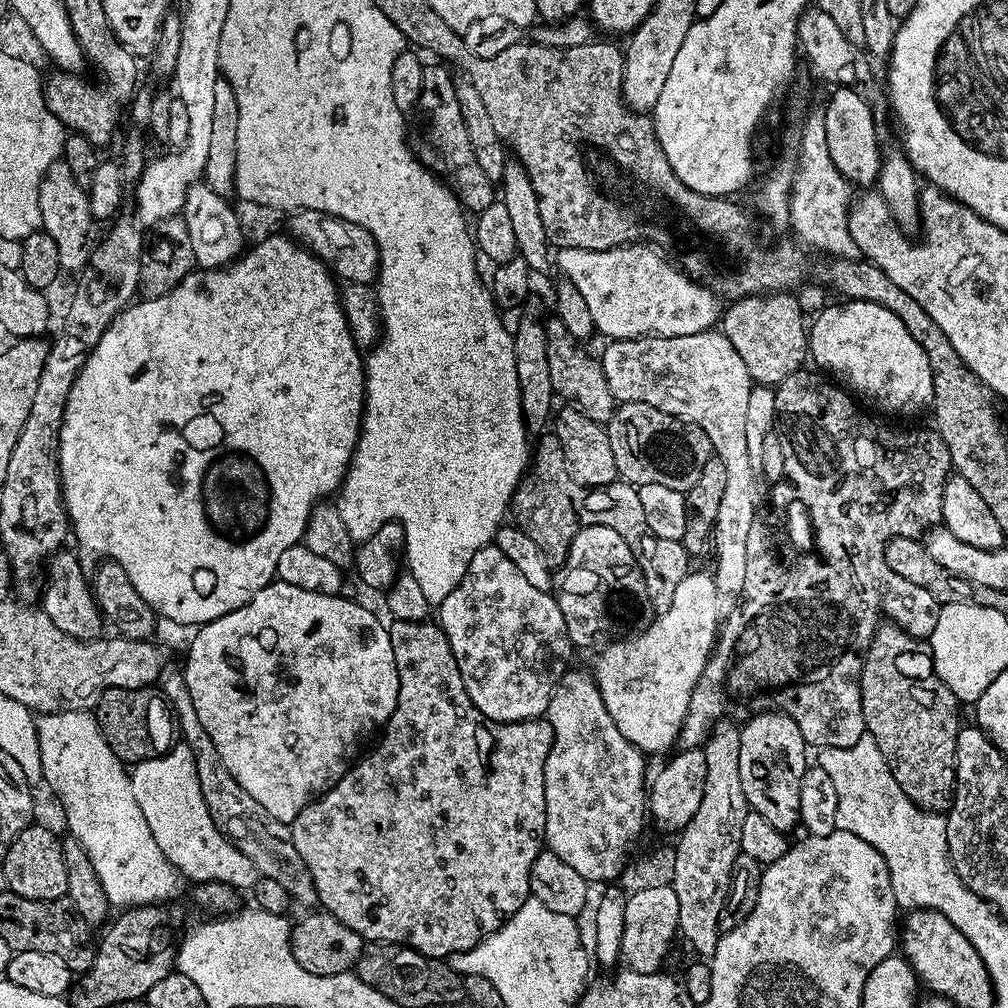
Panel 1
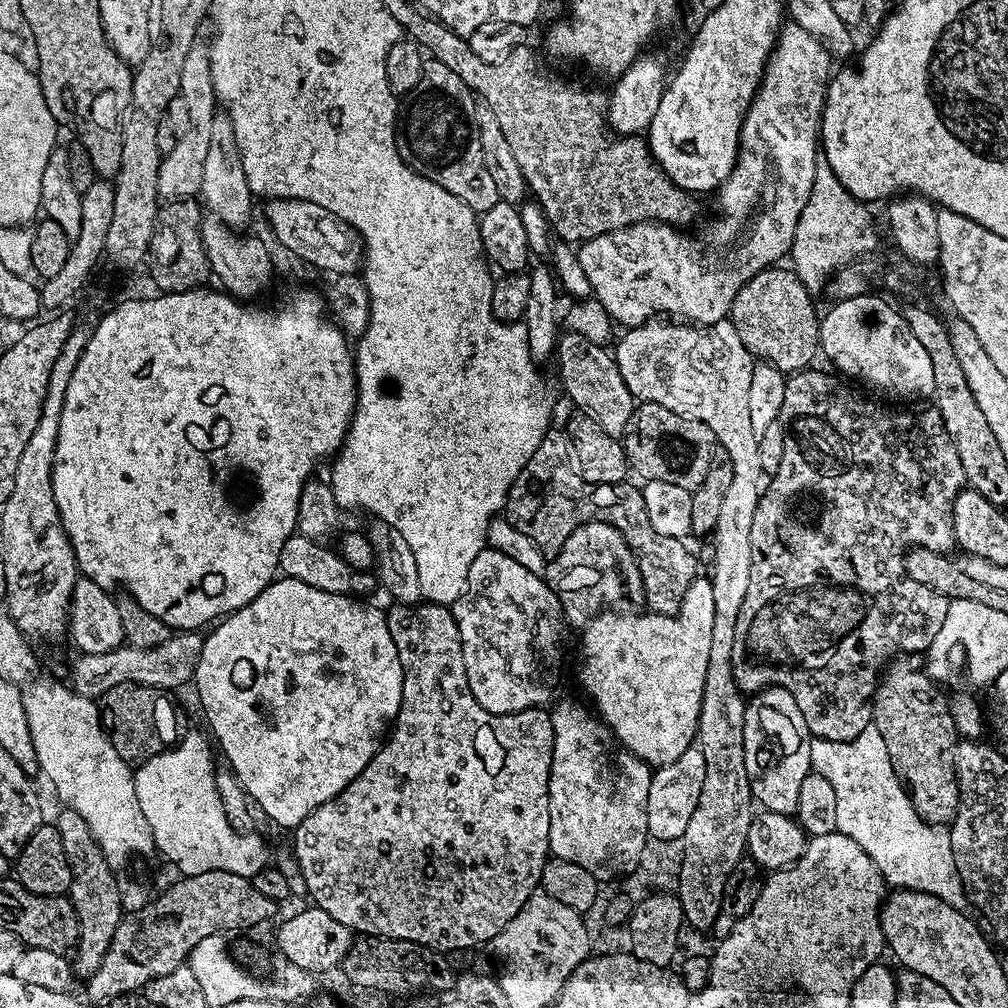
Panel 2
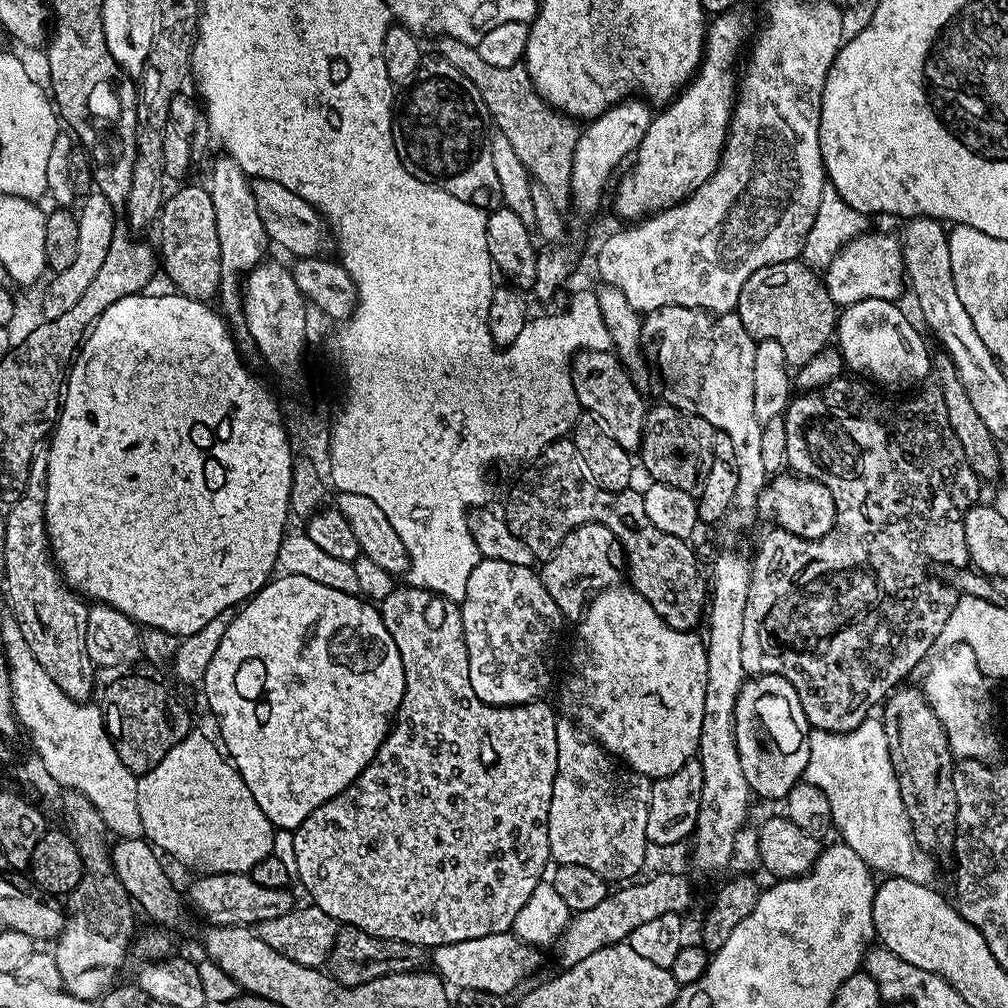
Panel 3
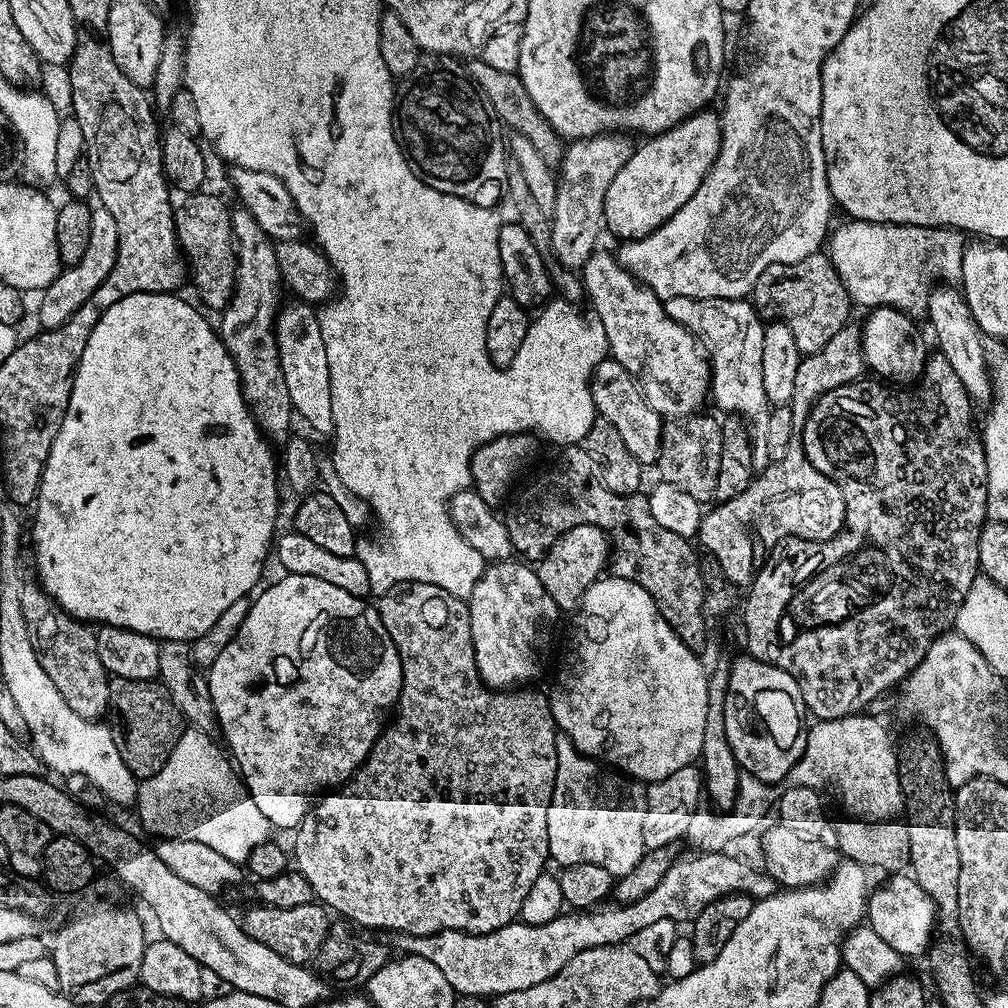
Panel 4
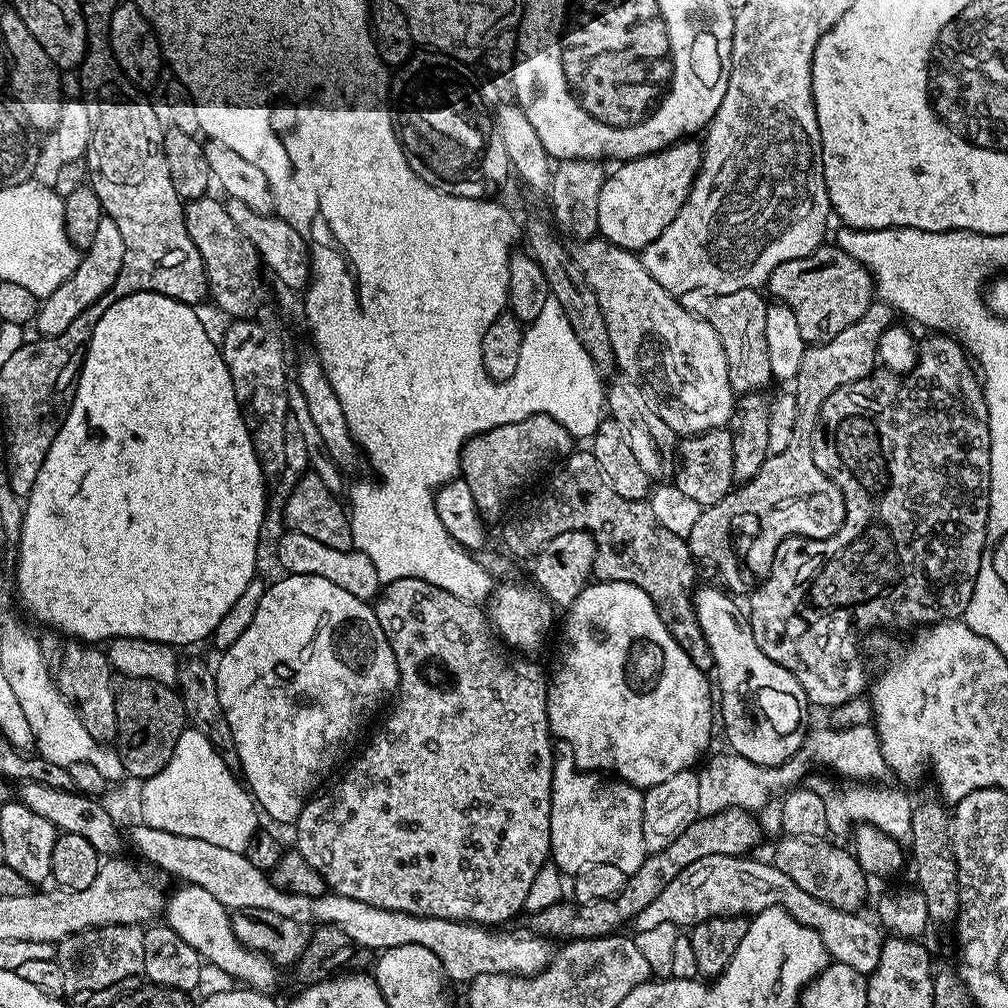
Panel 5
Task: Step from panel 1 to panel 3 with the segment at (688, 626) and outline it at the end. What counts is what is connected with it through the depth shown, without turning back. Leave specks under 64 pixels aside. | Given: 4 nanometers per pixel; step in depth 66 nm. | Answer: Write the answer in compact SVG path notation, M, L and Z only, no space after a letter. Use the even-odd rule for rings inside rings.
M613 586L596 593L588 601L587 608L579 617L580 625L576 628L576 653L572 656L572 673L564 684L564 708L569 717L596 743L612 753L617 761L623 762L633 772L640 772L653 781L661 780L664 776L674 774L686 766L699 753L700 735L702 734L702 702L706 702L706 644L703 639L696 637L695 631L679 632L664 624L662 618L650 606L650 602L636 592L631 586Z

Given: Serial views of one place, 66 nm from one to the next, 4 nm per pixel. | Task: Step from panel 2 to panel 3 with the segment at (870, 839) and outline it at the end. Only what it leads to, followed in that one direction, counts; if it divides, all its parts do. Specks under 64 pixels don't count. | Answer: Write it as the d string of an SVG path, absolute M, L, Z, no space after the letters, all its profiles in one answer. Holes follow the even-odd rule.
M880 718L863 720L849 732L827 732L821 728L809 731L808 745L810 754L806 762L803 783L818 786L830 802L830 814L834 828L840 831L839 839L862 858L869 868L885 877L897 876L910 878L910 882L931 885L936 876L933 857L927 852L918 850L912 836L911 823L903 808L902 795L899 794L898 782L895 780L894 767L891 766L890 750L887 748L886 730Z

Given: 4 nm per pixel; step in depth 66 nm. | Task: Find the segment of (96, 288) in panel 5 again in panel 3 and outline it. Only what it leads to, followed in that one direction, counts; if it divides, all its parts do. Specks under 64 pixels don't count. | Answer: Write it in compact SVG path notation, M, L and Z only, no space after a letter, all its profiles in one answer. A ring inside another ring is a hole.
M93 190L83 197L84 204L78 211L78 255L66 270L55 273L44 292L44 320L56 320L60 315L66 314L66 310L78 306L78 298L86 294L90 282L98 278L98 270L102 270L102 264L106 262L106 254L110 254L112 245L117 239L116 216L114 206L98 190ZM116 236L116 237L115 237Z

